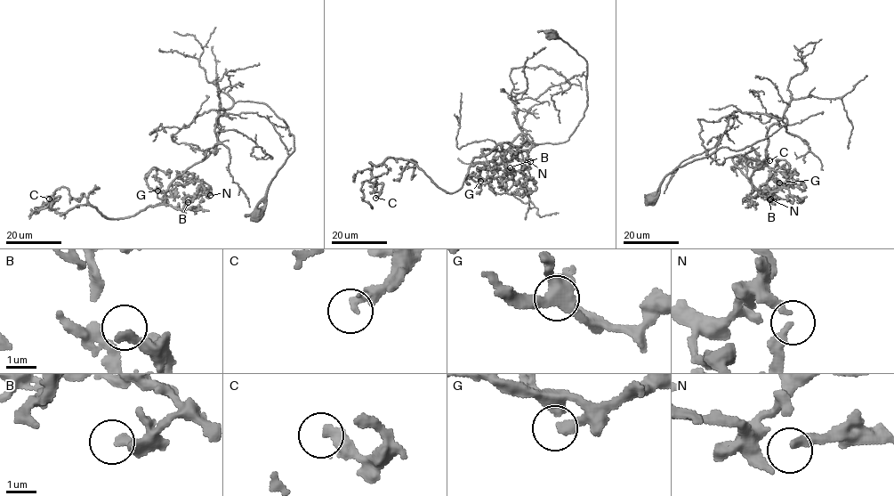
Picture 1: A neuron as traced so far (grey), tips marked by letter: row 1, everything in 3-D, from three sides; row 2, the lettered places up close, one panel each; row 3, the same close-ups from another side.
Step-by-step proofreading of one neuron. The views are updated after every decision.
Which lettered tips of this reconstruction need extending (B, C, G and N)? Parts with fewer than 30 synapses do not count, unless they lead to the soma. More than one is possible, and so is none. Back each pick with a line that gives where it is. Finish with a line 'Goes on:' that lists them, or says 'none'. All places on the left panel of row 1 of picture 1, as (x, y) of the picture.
C: place (49, 199)
Goes on: C

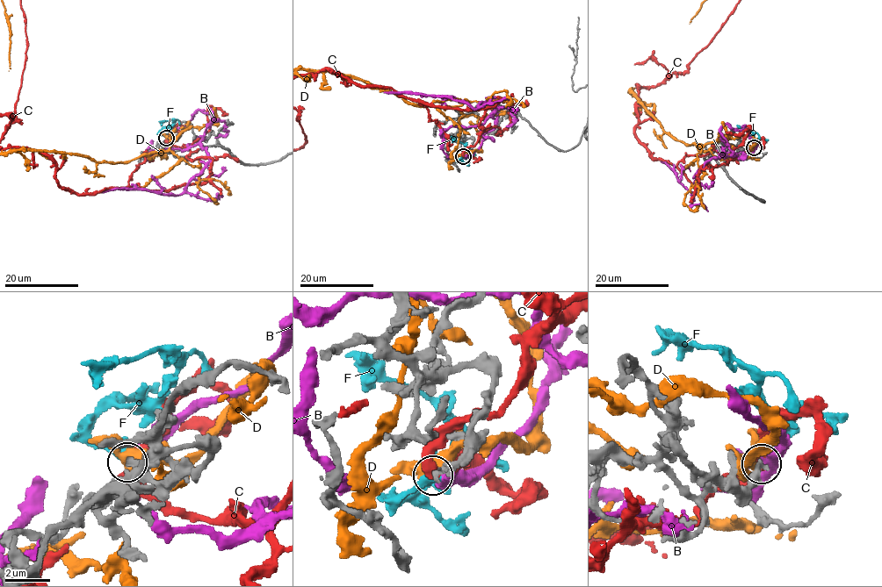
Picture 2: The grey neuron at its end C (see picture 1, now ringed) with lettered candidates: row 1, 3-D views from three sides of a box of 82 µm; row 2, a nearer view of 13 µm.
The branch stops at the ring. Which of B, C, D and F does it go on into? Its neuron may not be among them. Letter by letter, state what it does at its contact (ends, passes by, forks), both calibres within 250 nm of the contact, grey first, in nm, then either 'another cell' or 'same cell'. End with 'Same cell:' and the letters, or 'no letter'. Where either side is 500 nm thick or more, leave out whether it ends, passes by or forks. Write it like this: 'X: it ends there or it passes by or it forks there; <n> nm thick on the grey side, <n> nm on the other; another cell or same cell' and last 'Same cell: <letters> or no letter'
B: it forks there; 440 nm thick on the grey side, 320 nm on the other; another cell
C: it passes by; 400 nm thick on the grey side, 460 nm on the other; another cell
D: 400 nm thick on the grey side, 500 nm on the other; another cell
F: it ends there; 320 nm thick on the grey side, 480 nm on the other; same cell
Same cell: F

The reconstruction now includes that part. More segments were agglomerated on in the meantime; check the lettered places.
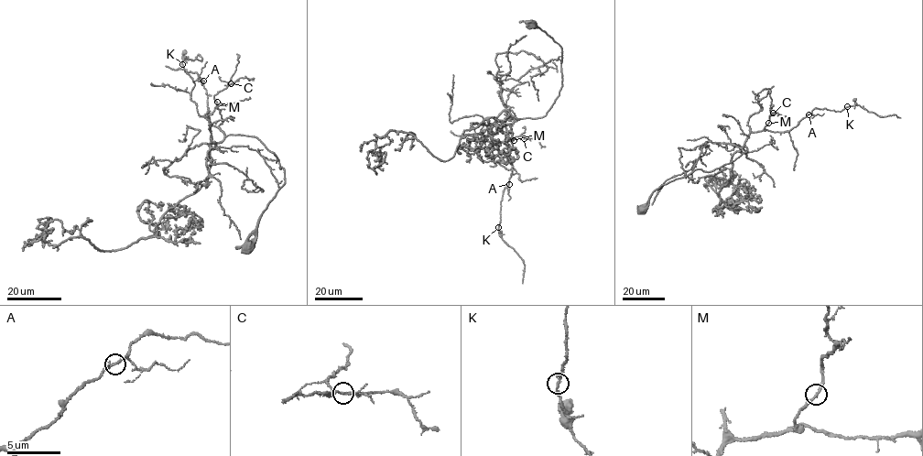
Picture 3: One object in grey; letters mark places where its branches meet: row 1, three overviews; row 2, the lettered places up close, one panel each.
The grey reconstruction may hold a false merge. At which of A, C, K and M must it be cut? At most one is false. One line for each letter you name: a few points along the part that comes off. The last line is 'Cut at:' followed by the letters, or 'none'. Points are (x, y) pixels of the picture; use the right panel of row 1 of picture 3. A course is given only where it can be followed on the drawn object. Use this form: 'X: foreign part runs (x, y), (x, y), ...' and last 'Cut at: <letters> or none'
Cut at: none

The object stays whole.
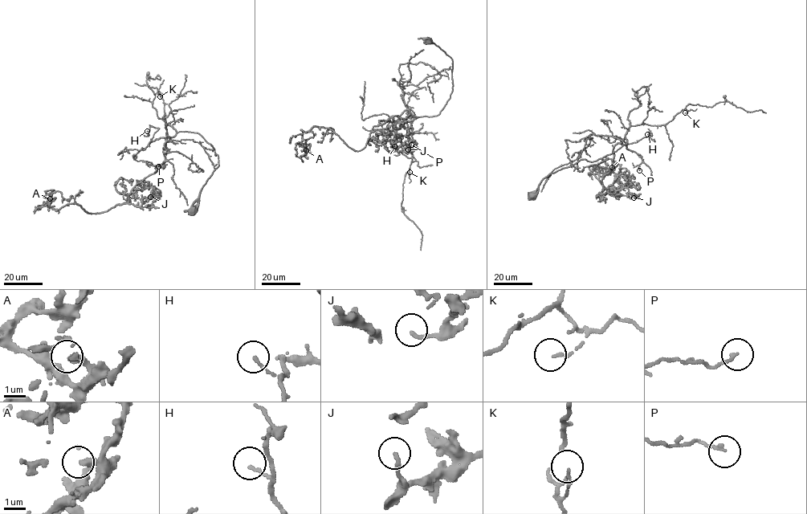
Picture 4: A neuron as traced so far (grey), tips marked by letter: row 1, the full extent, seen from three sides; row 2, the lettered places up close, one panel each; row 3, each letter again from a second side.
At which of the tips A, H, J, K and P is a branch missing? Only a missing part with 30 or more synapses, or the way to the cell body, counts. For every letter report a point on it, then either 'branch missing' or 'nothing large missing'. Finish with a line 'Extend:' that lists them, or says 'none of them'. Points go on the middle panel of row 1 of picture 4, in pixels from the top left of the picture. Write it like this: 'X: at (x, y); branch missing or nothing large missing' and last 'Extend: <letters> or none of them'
A: at (306, 150); nothing large missing
H: at (394, 146); nothing large missing
J: at (408, 149); nothing large missing
K: at (409, 172); nothing large missing
P: at (411, 144); nothing large missing
Extend: none of them

